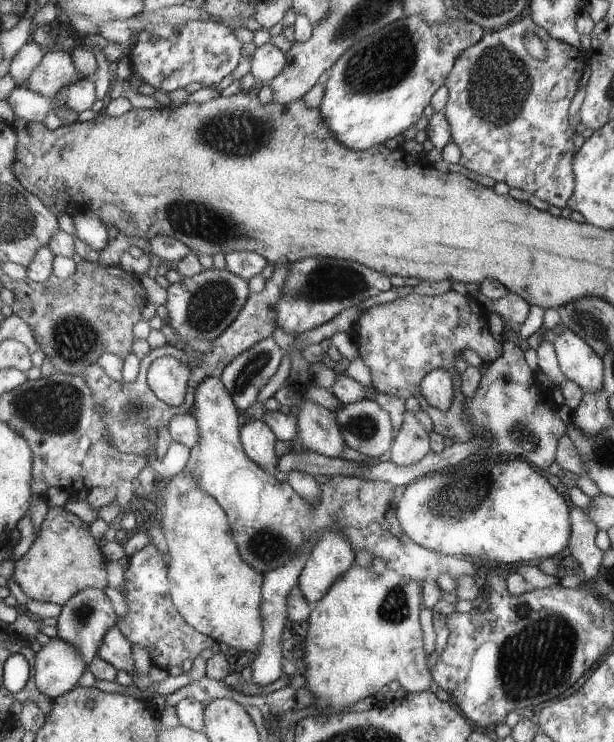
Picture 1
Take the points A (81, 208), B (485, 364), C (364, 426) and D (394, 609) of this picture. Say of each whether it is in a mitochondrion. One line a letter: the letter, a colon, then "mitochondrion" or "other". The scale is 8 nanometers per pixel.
A: other
B: other
C: mitochondrion
D: mitochondrion

